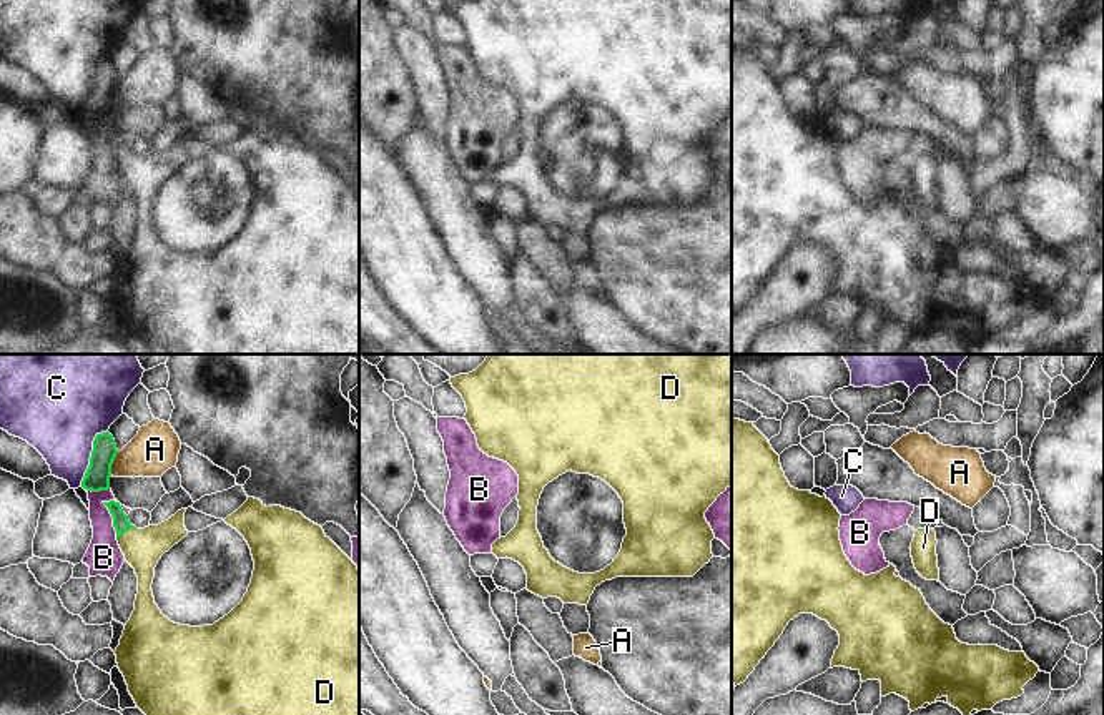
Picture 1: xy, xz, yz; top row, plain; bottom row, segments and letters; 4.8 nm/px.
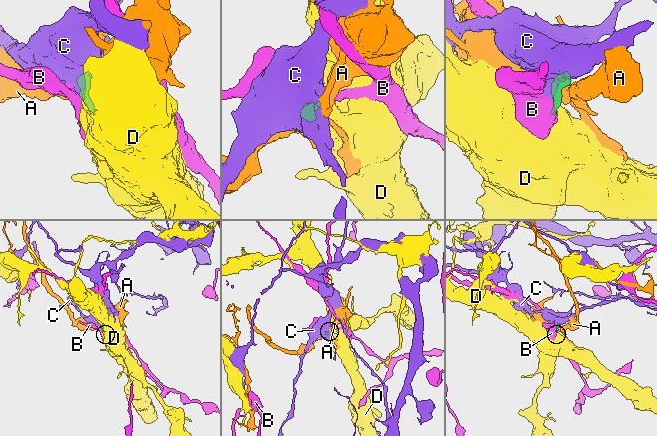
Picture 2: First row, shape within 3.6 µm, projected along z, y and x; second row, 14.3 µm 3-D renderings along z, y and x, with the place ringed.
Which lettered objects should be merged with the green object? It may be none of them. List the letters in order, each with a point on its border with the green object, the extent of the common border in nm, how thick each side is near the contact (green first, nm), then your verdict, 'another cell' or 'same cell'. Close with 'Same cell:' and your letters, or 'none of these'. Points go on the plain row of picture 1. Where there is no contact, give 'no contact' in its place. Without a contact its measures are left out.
A: contact xy (112, 90); length 130 nm; calibres 130 and 220 nm; another cell
B: contact xy (113, 148); length 220 nm; calibres 80 and 170 nm; another cell
C: contact xy (92, 83); length 300 nm; calibres 130 and 400 nm; another cell
D: contact xy (125, 158); length 110 nm; calibres 80 and 190 nm; same cell
Same cell: D

